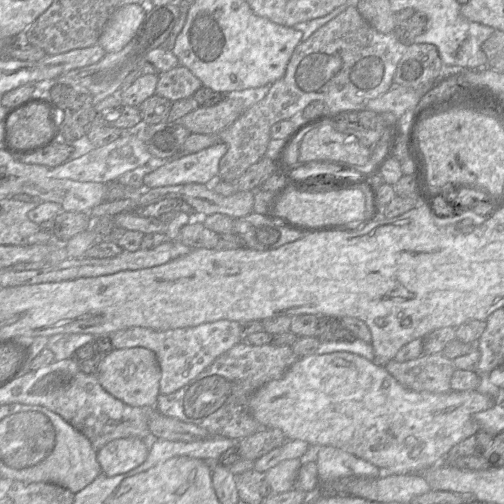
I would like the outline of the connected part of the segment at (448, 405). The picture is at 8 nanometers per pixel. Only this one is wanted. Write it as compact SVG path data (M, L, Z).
M333 352L323 355L314 354L298 358L282 378L266 383L255 391L249 400L249 407L253 417L265 428L280 429L288 440L302 440L310 444L312 447L333 446L374 464L383 472L383 474L396 475L422 473L423 471L446 461L446 457L454 445L480 431L478 423L474 420L474 414L485 411L493 407L495 404L496 401L494 398L482 394L478 390L451 390L446 393L409 390L392 377L384 366L350 352Z

